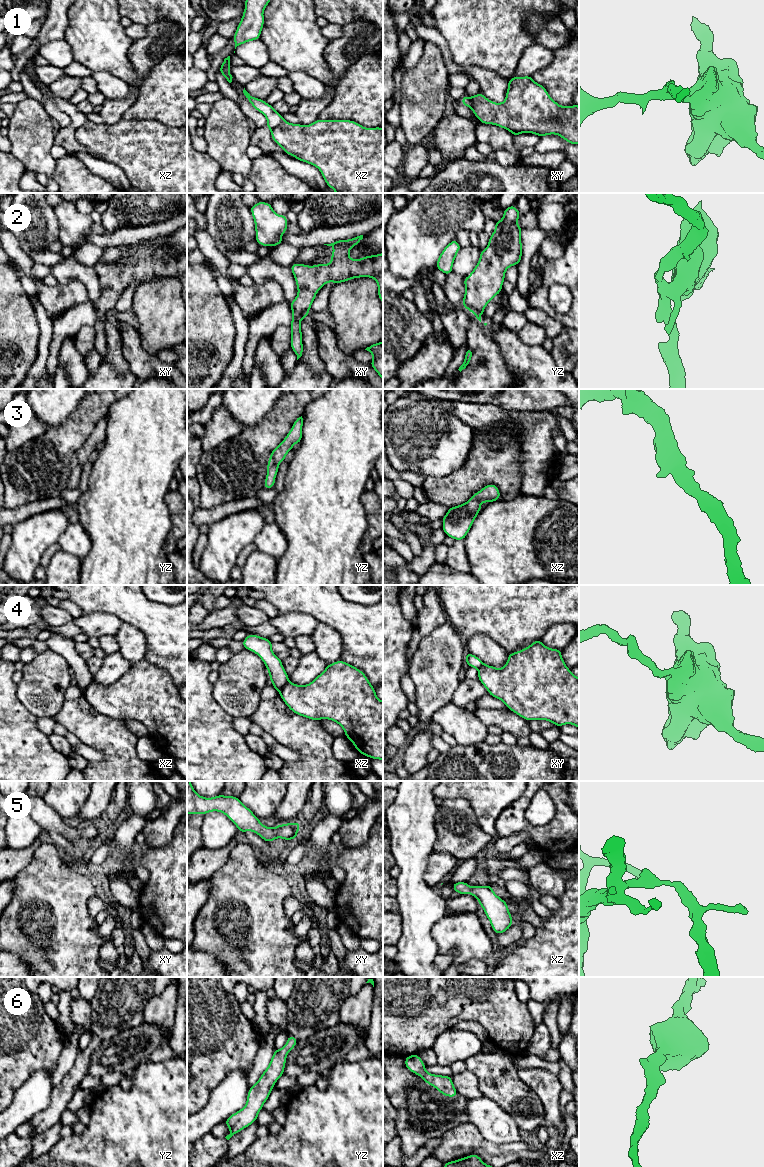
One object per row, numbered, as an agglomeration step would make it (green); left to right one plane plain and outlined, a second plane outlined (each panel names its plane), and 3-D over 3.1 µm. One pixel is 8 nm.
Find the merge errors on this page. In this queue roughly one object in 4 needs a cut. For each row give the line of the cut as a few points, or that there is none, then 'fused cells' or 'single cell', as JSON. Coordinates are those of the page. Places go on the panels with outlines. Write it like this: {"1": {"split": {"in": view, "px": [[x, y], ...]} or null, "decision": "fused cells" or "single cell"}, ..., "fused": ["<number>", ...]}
{"1": {"split": {"in": "xz", "px": [[283, 120], [271, 130]]}, "decision": "fused cells"}, "2": {"split": null, "decision": "single cell"}, "3": {"split": null, "decision": "single cell"}, "4": {"split": {"in": "xz", "px": [[287, 678], [287, 682], [281, 690]]}, "decision": "fused cells"}, "5": {"split": null, "decision": "single cell"}, "6": {"split": null, "decision": "single cell"}, "fused": ["1", "4"]}

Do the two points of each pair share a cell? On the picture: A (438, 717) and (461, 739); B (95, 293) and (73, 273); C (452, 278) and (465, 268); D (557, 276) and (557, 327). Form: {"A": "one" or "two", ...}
{"A": "one", "B": "one", "C": "two", "D": "two"}

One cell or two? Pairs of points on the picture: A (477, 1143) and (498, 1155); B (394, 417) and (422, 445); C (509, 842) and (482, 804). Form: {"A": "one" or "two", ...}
{"A": "one", "B": "one", "C": "two"}

